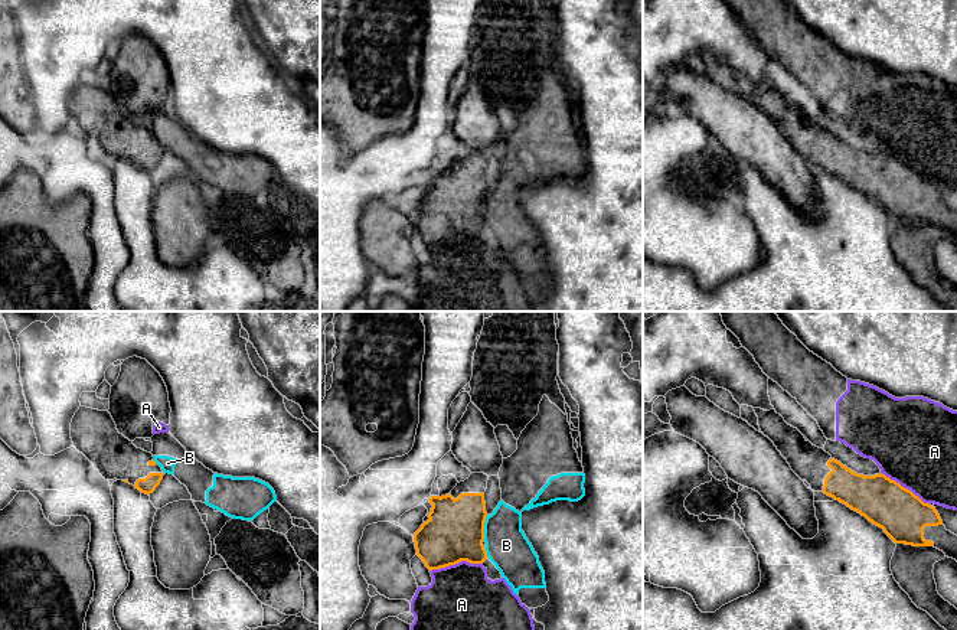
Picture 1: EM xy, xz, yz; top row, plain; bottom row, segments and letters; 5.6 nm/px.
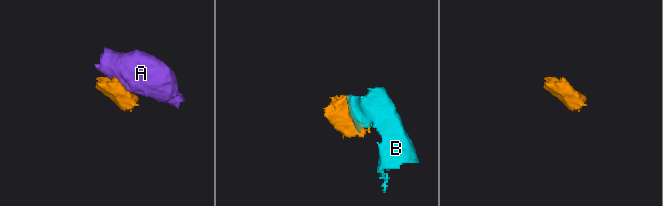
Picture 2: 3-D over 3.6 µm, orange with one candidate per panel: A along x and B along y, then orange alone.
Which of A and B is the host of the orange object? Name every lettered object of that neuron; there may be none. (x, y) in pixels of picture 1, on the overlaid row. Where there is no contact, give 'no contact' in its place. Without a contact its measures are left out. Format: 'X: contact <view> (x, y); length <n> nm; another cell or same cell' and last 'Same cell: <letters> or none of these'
A: contact xz (456, 562); length 300 nm; another cell
B: contact xz (483, 528); length 150 nm; another cell
Same cell: none of these

